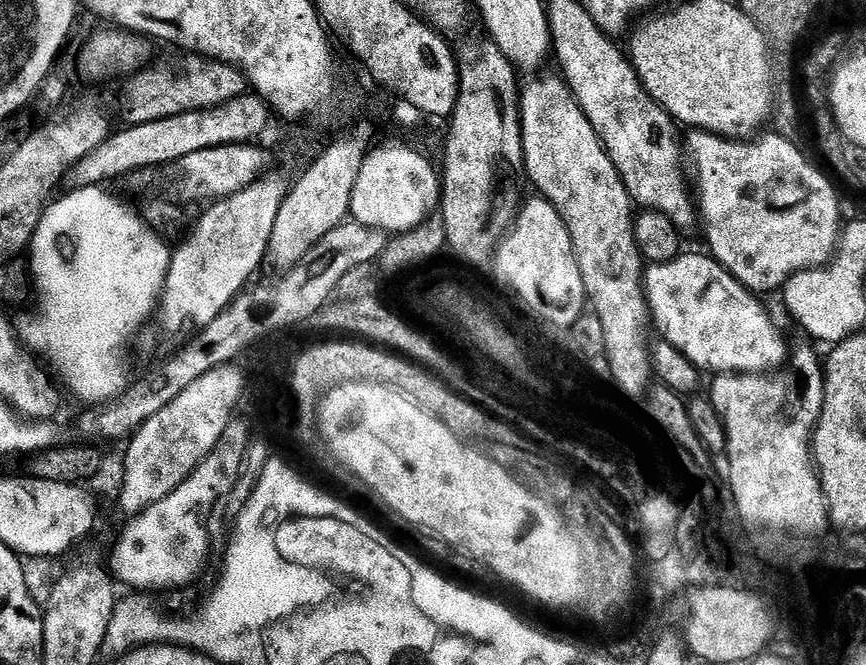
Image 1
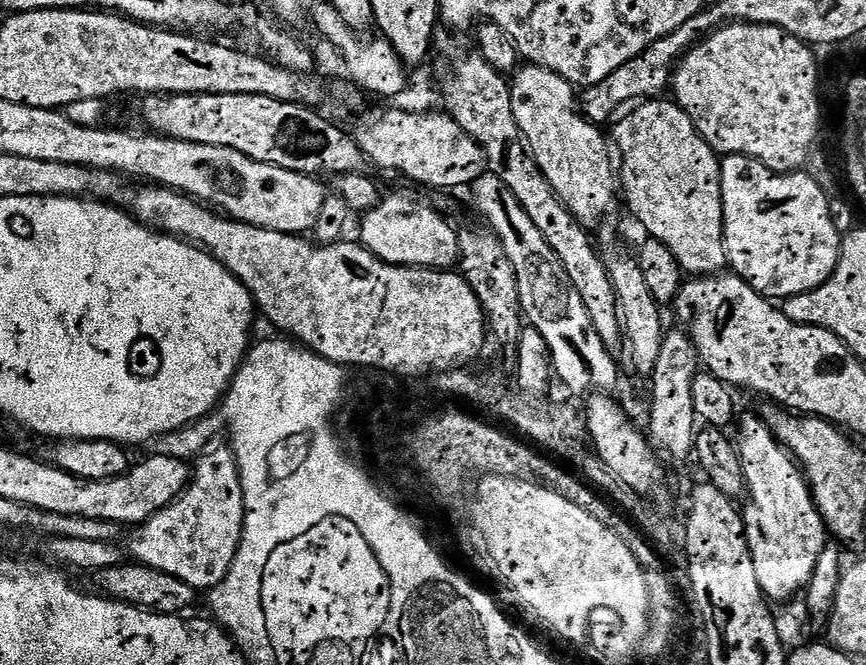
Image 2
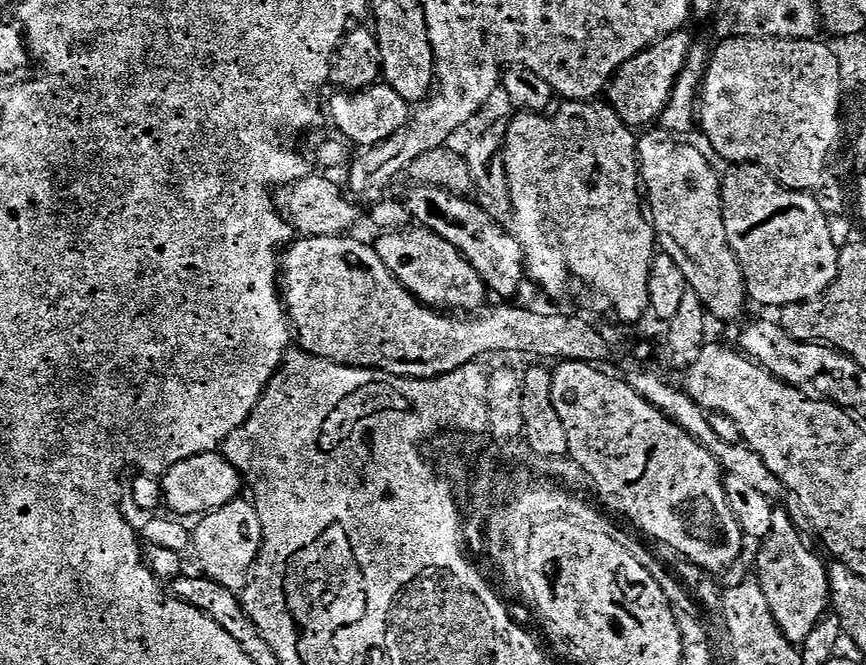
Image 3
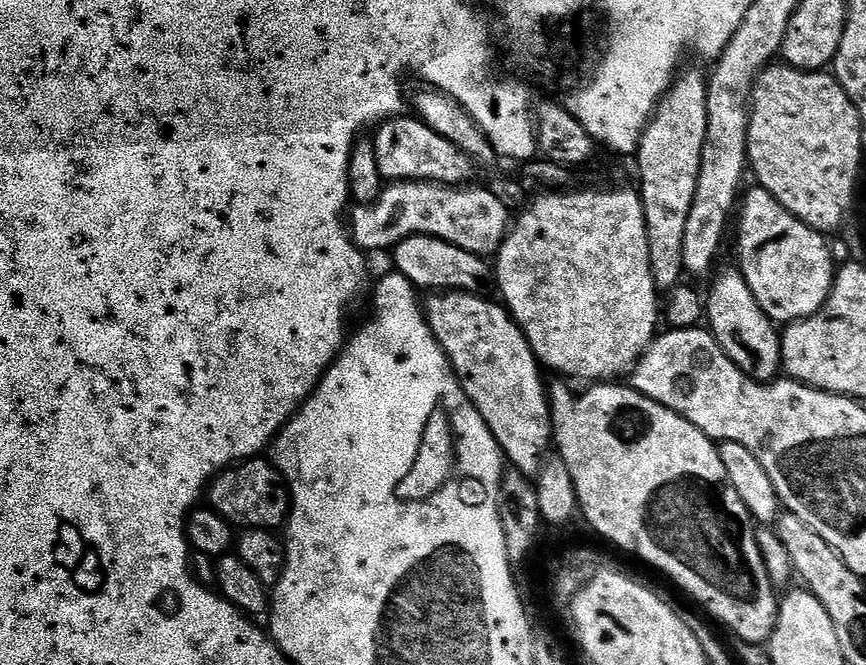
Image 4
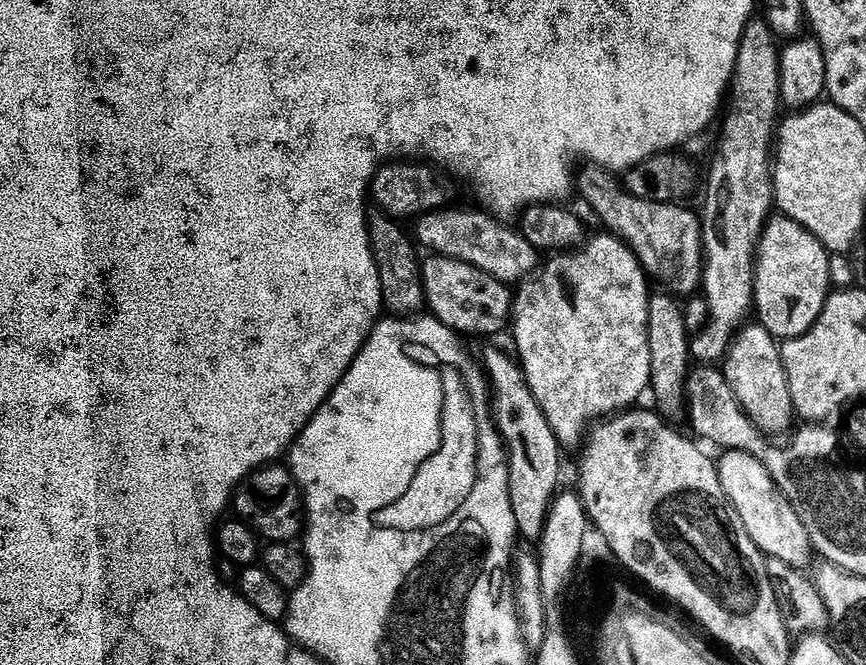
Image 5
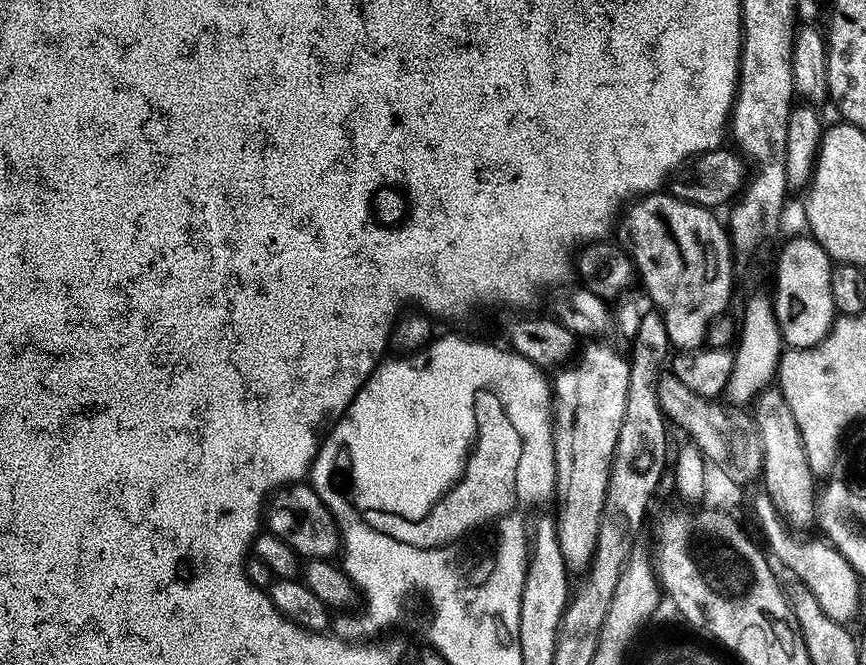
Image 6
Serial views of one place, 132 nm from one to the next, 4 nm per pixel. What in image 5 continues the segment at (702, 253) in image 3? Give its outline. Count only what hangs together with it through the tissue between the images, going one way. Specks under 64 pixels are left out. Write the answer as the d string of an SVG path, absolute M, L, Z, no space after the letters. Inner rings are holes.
M749 322L737 332L728 347L722 371L732 388L733 396L740 403L740 408L765 437L780 438L776 436L782 435L784 431L787 433L793 427L794 409L790 398L790 382L786 378L780 344L777 337L772 336L763 324Z

